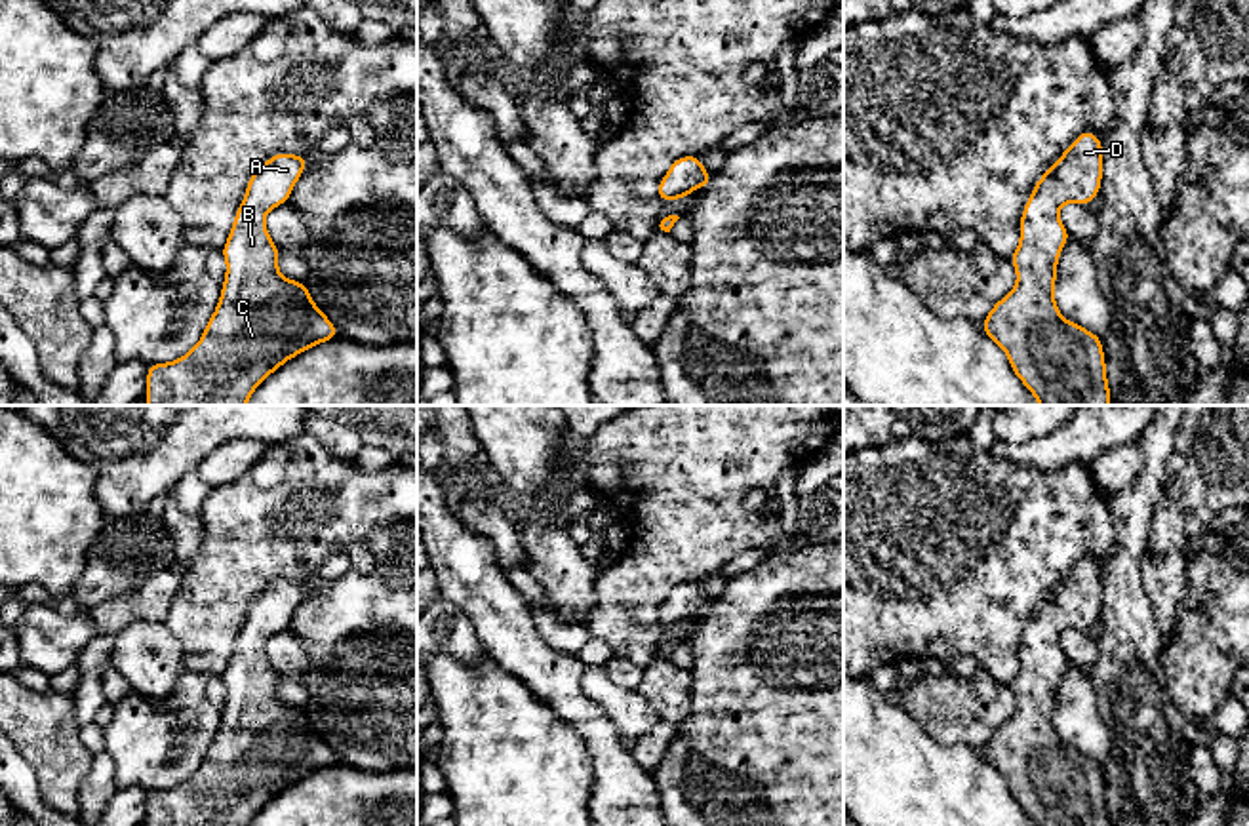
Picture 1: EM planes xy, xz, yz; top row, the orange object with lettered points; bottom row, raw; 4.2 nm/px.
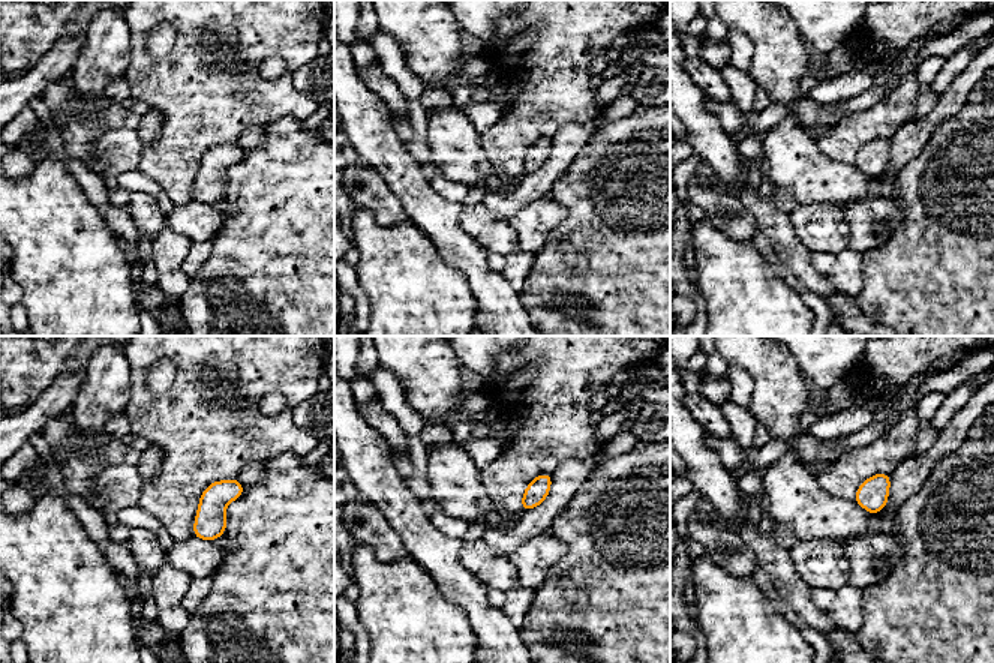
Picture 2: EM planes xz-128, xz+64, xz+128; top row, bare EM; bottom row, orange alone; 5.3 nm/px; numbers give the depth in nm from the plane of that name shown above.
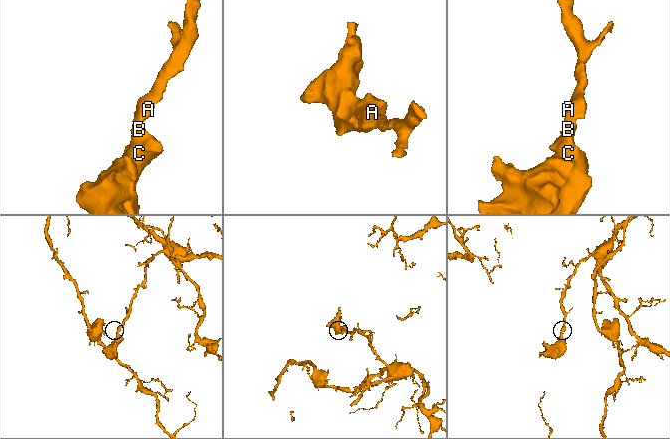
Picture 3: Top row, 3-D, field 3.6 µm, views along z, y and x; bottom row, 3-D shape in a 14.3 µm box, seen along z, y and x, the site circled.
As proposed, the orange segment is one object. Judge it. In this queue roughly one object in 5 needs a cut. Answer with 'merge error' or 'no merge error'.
no merge error

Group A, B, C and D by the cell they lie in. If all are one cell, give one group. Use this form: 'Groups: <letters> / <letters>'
Groups: A B C D

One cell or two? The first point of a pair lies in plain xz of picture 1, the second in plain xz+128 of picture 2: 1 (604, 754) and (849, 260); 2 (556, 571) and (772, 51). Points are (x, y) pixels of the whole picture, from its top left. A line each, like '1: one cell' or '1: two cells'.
1: two cells
2: two cells

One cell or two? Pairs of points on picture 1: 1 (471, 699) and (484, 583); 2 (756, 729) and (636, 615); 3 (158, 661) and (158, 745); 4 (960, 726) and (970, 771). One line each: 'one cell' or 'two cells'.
1: two cells
2: two cells
3: two cells
4: two cells

